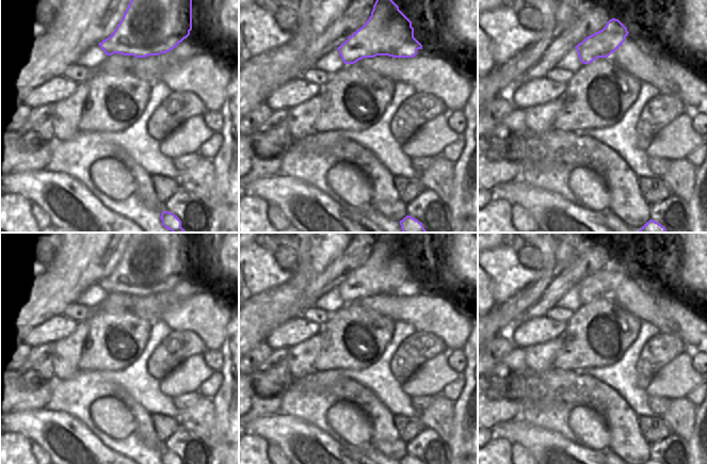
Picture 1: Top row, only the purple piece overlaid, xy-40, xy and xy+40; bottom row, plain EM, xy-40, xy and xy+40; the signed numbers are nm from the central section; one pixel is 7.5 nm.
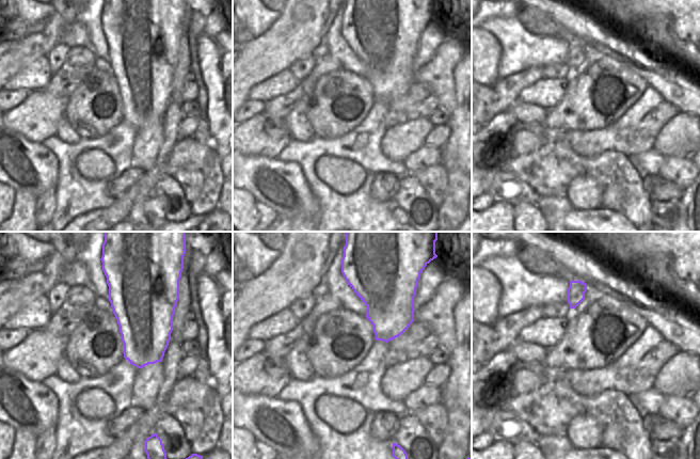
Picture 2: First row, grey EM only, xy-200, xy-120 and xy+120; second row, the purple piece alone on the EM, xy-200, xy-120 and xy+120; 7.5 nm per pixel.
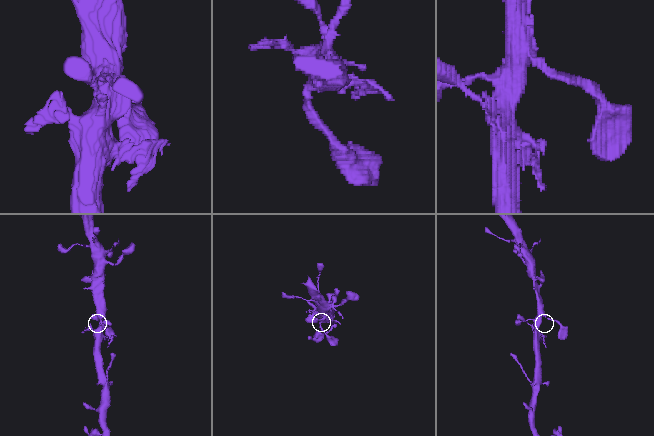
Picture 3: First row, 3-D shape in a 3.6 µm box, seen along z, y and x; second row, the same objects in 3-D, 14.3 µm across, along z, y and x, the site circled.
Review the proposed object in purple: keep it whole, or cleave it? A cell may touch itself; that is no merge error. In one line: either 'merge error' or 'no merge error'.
no merge error

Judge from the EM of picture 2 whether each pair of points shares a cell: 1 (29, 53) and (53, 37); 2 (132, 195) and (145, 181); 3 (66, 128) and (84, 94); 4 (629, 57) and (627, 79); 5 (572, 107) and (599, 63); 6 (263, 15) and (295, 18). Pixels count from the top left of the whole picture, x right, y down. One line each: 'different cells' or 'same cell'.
1: same cell
2: same cell
3: different cells
4: different cells
5: same cell
6: different cells

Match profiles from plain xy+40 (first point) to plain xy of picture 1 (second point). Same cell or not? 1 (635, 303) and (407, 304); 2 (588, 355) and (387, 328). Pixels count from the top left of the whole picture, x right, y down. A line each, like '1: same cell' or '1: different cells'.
1: same cell
2: same cell

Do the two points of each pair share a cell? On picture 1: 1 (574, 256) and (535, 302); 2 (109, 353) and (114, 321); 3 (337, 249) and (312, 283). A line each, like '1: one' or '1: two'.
1: one
2: one
3: one

